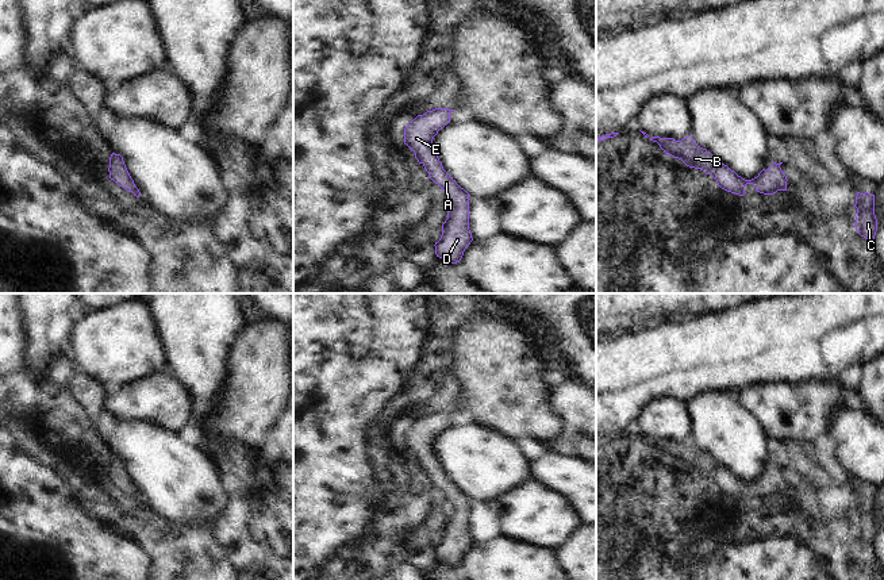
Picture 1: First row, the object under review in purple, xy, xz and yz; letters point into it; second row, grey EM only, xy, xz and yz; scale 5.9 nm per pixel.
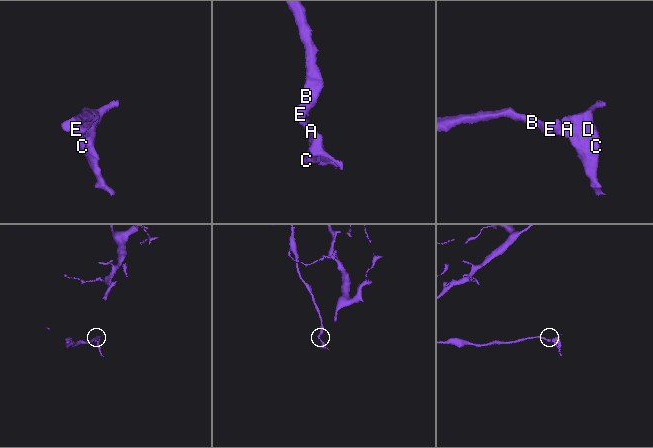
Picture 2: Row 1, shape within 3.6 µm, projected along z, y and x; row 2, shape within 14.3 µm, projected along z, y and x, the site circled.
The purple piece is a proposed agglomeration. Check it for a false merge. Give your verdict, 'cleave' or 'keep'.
keep

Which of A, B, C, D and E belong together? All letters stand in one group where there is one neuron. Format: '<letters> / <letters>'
A B C D E

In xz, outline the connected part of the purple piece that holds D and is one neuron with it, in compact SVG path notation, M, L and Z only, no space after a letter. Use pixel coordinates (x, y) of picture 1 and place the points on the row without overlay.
M435 411L418 418L404 431L404 446L415 456L415 461L424 469L430 481L446 496L447 522L434 549L437 560L457 566L473 543L469 533L469 496L443 472L433 449L438 434L450 426L453 414Z

